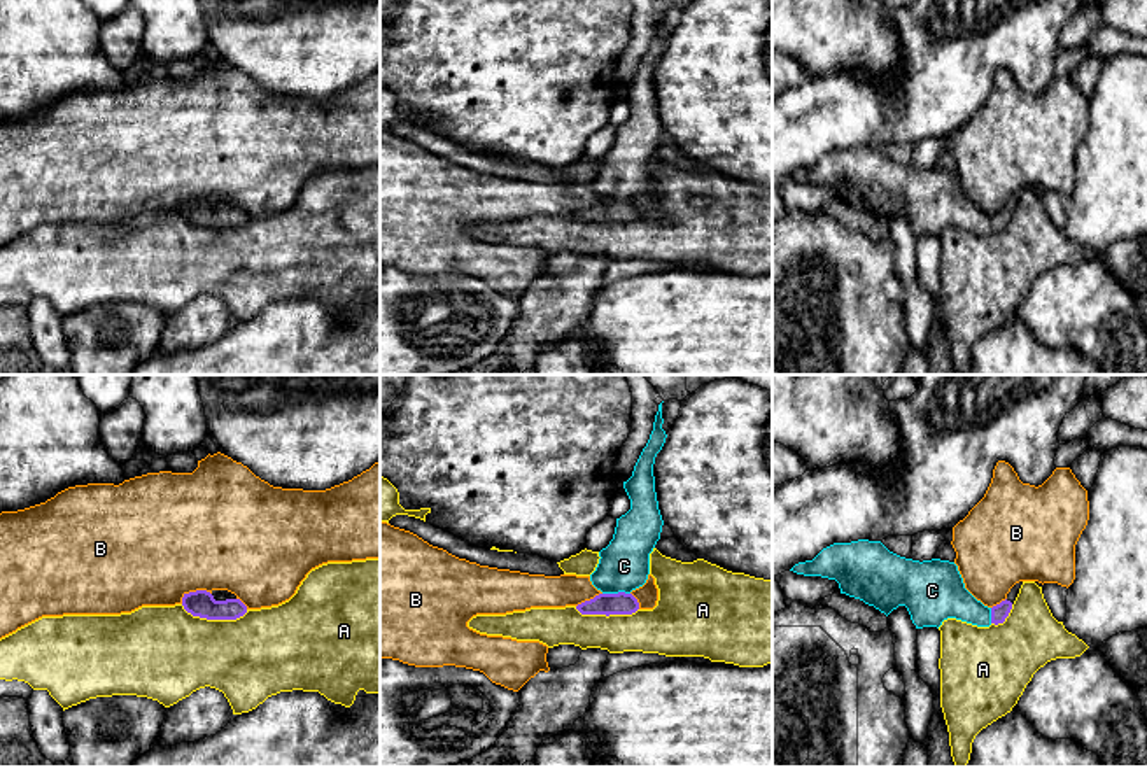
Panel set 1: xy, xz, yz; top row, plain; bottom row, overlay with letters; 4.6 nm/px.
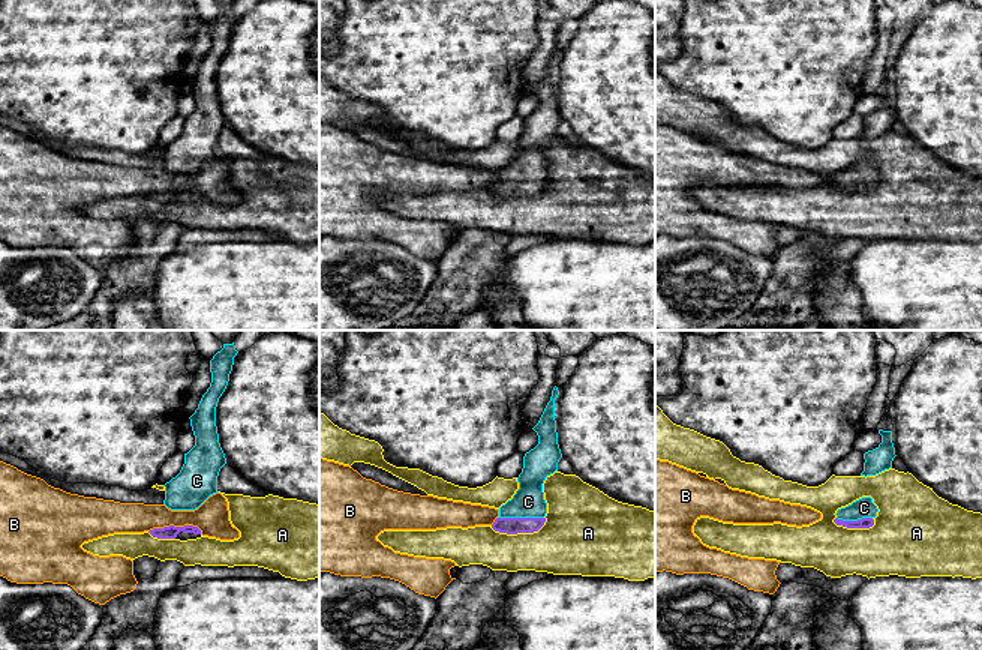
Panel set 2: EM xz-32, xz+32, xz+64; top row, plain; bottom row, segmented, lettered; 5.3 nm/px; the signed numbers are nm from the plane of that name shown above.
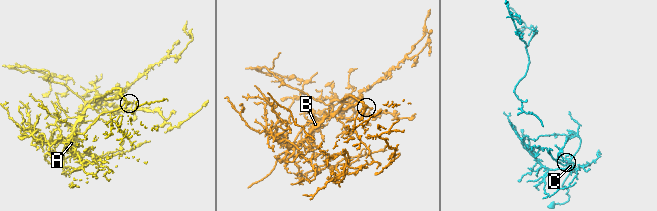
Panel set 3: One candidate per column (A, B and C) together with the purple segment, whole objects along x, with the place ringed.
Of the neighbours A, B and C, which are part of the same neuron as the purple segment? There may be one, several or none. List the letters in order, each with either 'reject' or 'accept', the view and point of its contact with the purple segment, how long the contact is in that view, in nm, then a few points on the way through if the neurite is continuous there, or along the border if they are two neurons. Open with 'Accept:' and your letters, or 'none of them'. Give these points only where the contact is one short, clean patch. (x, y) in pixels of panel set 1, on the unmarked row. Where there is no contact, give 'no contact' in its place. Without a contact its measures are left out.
Accept: C
A: reject | xy (214, 226) | 320 nm | along xy (181, 212), (193, 223), (207, 226), (239, 226), (247, 219)
B: reject | xy (193, 200) | 150 nm | along xy (211, 202), (189, 198), (181, 211)
C: accept | xz (615, 202) | 130 nm | across xz (620, 211), (615, 202), (615, 184), (624, 174)

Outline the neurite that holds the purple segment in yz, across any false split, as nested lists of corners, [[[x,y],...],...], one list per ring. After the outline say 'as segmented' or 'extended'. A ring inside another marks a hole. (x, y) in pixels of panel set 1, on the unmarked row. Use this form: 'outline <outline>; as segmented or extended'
outline [[[881,149],[834,151],[790,179],[835,187],[841,201],[860,207],[886,224],[905,214],[916,236],[939,236],[947,226],[977,235],[998,233],[1012,217],[1007,207],[993,215],[977,208],[965,196],[954,170],[905,166]]]; extended

